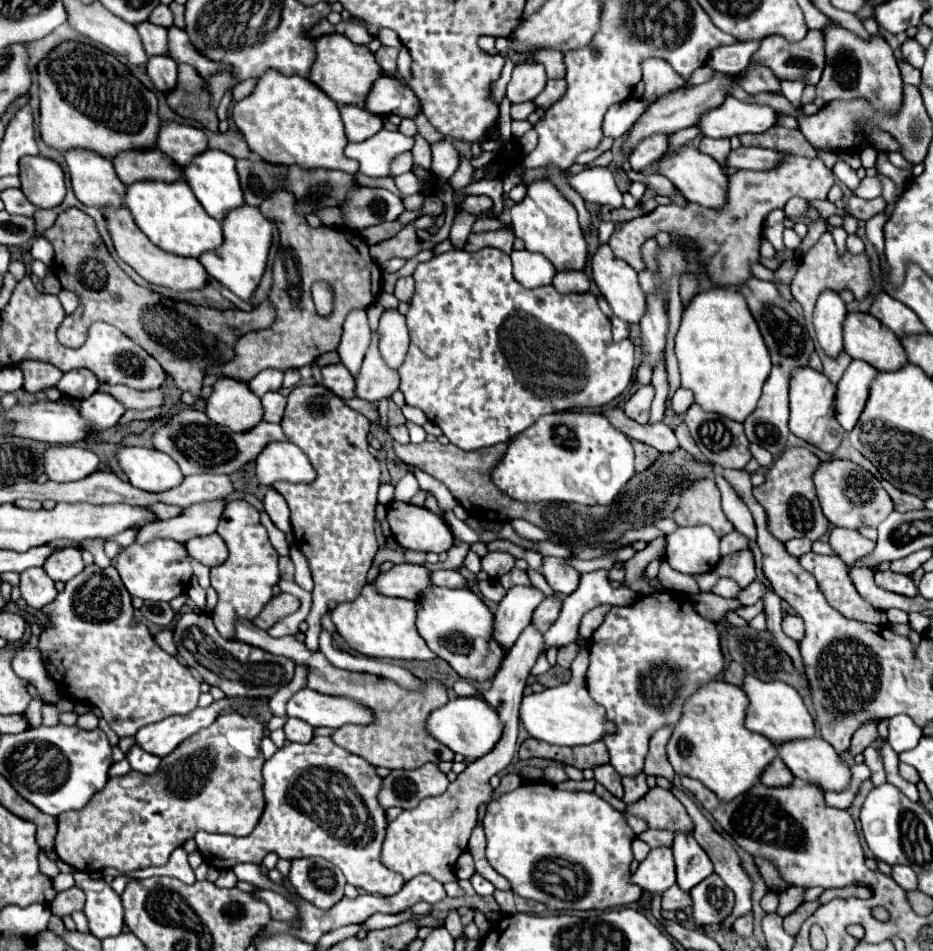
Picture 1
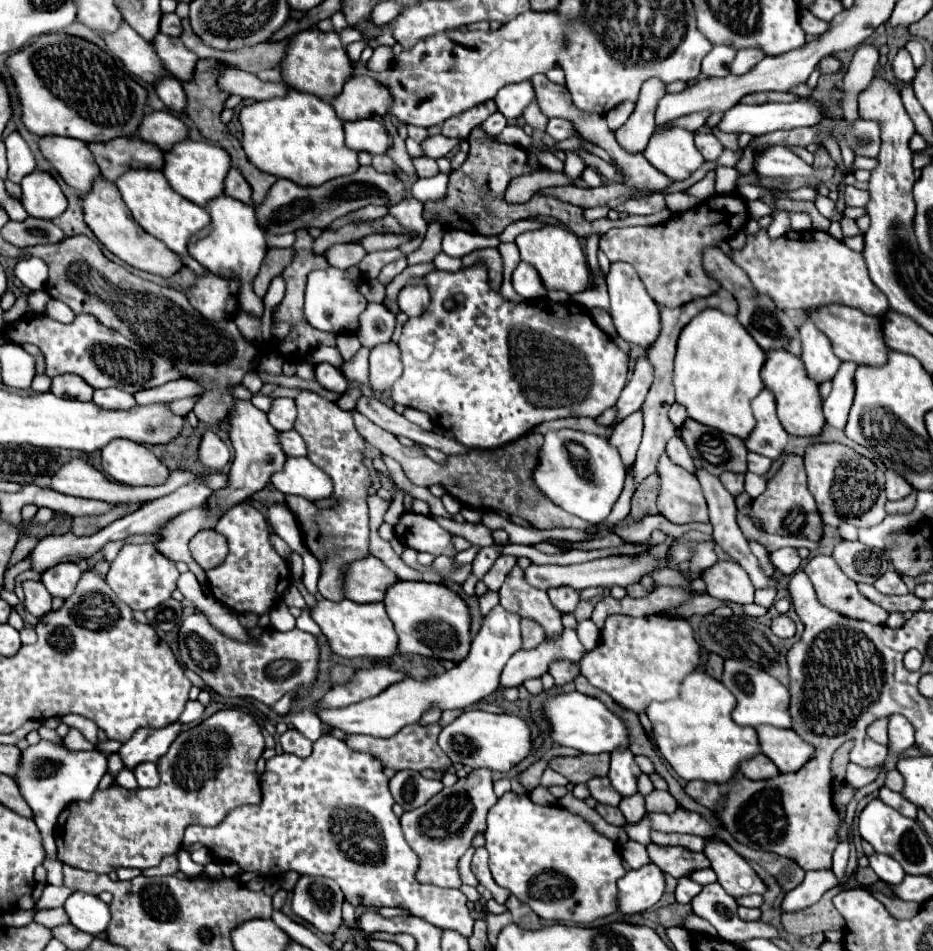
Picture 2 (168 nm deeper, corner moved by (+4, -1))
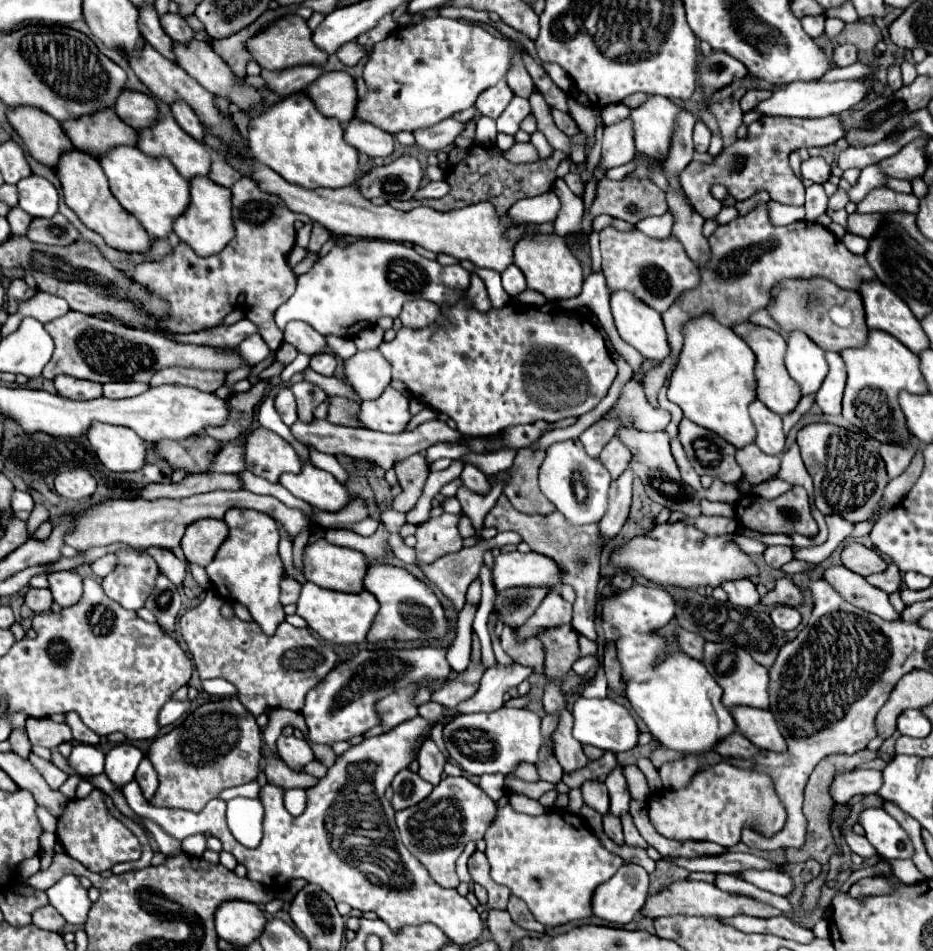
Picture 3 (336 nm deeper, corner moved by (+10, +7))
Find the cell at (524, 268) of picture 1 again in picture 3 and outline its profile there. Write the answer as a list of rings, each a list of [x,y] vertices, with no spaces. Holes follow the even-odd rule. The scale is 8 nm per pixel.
[[[515,264],[507,266],[505,272],[501,274],[501,278],[503,278],[503,288],[507,290],[509,296],[515,296],[515,294],[519,294],[519,292],[523,292],[527,288],[525,276],[523,276],[523,272]]]

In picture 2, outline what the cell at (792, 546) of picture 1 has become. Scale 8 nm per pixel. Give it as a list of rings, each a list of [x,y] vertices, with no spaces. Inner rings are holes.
[[[781,548],[771,552],[771,562],[781,574],[793,574],[801,566],[801,558],[795,548]]]

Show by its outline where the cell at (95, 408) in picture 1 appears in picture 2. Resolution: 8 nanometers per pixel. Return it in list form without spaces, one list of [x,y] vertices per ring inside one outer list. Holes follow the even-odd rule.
[[[105,388],[105,390],[95,390],[93,402],[101,408],[109,408],[109,410],[129,410],[133,408],[137,402],[133,400],[133,394],[129,392],[121,392],[117,388]]]

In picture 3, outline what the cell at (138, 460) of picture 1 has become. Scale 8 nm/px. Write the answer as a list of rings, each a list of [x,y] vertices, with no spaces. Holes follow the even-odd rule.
[[[93,424],[87,438],[101,464],[111,472],[137,472],[145,464],[145,442],[131,428]]]

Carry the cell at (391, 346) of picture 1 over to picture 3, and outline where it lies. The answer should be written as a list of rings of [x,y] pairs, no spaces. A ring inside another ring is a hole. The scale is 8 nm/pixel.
[[[379,348],[363,350],[345,360],[345,380],[355,388],[361,400],[375,400],[391,382],[391,364]]]

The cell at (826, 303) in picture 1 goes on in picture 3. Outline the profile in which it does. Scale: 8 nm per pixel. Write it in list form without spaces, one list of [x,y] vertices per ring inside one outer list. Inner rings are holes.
[[[795,330],[787,338],[785,366],[795,382],[799,382],[803,394],[813,394],[819,390],[827,376],[825,350],[819,348],[805,332]]]

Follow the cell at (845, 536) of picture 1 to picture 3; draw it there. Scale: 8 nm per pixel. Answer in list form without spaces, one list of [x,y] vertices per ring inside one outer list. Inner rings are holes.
[[[845,542],[843,552],[841,552],[841,562],[845,568],[853,570],[855,574],[869,576],[875,572],[883,572],[887,568],[887,562],[869,546],[861,542]]]

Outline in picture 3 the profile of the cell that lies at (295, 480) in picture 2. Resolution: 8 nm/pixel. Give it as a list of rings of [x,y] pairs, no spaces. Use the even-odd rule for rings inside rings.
[[[301,460],[299,474],[285,472],[281,474],[279,482],[295,498],[301,498],[307,504],[323,508],[323,510],[339,510],[349,500],[347,488],[339,484],[333,474],[309,464],[307,460]]]

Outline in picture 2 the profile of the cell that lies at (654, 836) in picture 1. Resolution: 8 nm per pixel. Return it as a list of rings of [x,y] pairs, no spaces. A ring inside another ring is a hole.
[[[649,844],[647,846],[649,858],[653,860],[653,864],[657,864],[659,868],[663,868],[663,872],[675,876],[675,878],[683,878],[689,876],[689,872],[695,872],[697,868],[709,868],[709,858],[703,854],[695,854],[687,848],[663,848],[663,846],[655,846]]]

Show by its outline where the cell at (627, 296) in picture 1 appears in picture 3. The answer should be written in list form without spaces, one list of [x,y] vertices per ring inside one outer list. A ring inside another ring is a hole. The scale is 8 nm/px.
[[[625,290],[611,294],[611,312],[617,332],[627,344],[655,362],[667,356],[667,336],[659,312]]]

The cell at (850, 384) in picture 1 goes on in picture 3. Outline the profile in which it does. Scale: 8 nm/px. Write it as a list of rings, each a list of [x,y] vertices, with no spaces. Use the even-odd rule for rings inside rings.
[[[827,352],[829,374],[817,392],[817,404],[823,414],[841,414],[841,398],[845,388],[845,364],[837,352]]]

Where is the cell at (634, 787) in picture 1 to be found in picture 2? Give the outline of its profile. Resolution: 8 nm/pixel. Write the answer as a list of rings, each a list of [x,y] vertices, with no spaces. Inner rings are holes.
[[[641,794],[623,798],[619,804],[619,810],[623,812],[627,824],[637,824],[641,822],[641,816],[645,816],[645,800]]]

